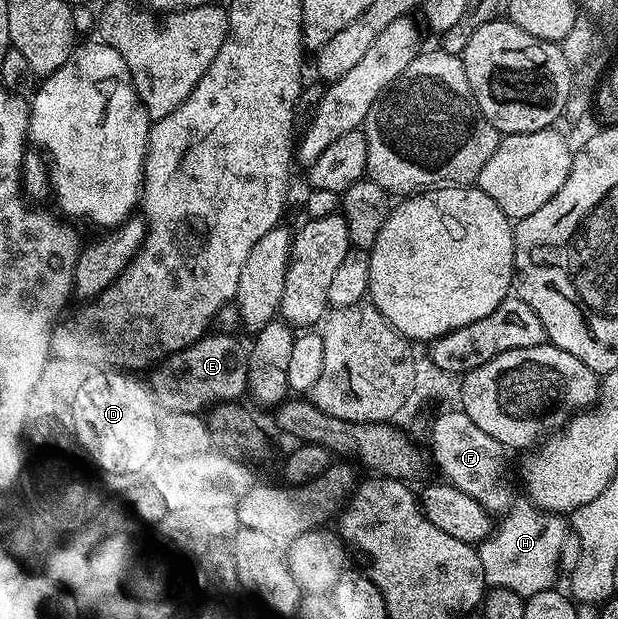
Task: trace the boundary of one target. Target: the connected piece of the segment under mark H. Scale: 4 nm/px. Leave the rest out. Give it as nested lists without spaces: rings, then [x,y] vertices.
[[[516,498],[506,511],[499,531],[478,544],[481,567],[491,587],[513,589],[521,596],[550,591],[561,572],[561,551],[569,534],[569,523],[562,514],[545,511],[535,506],[530,498]]]

